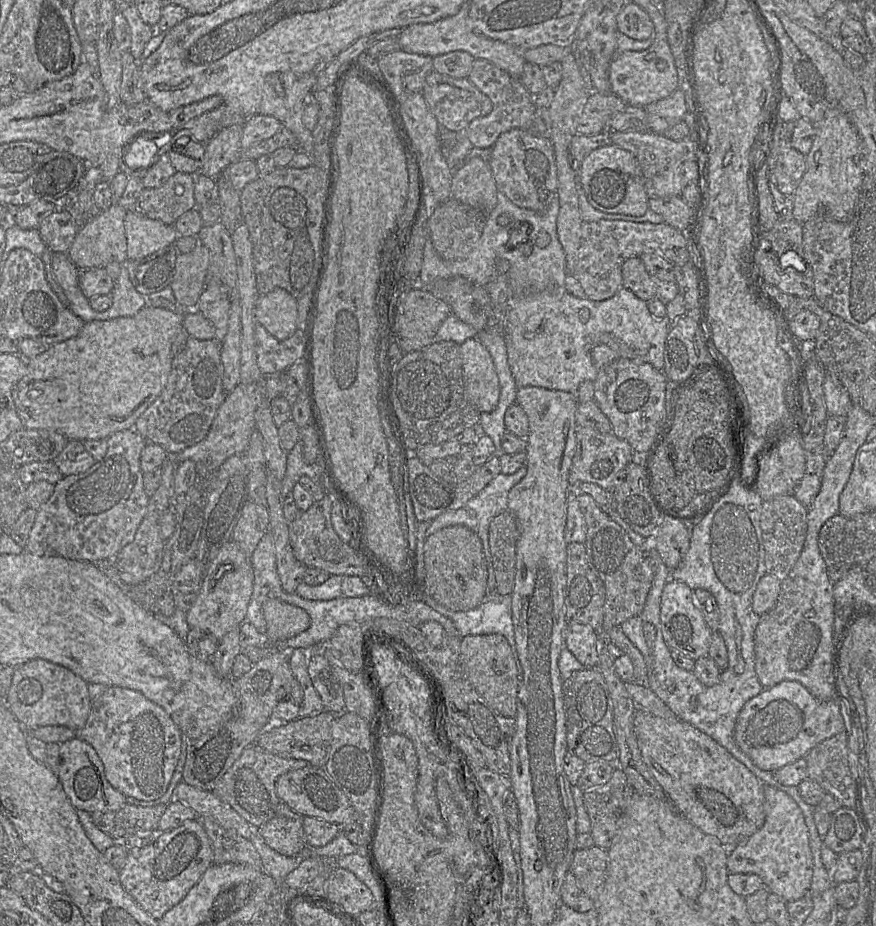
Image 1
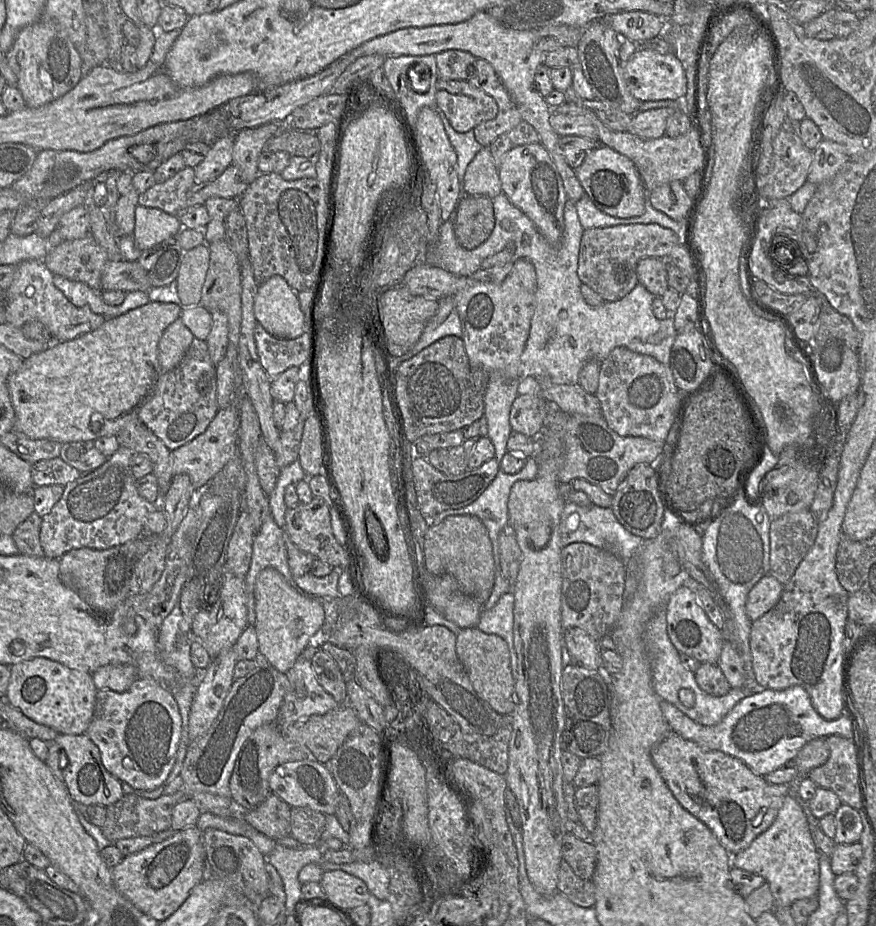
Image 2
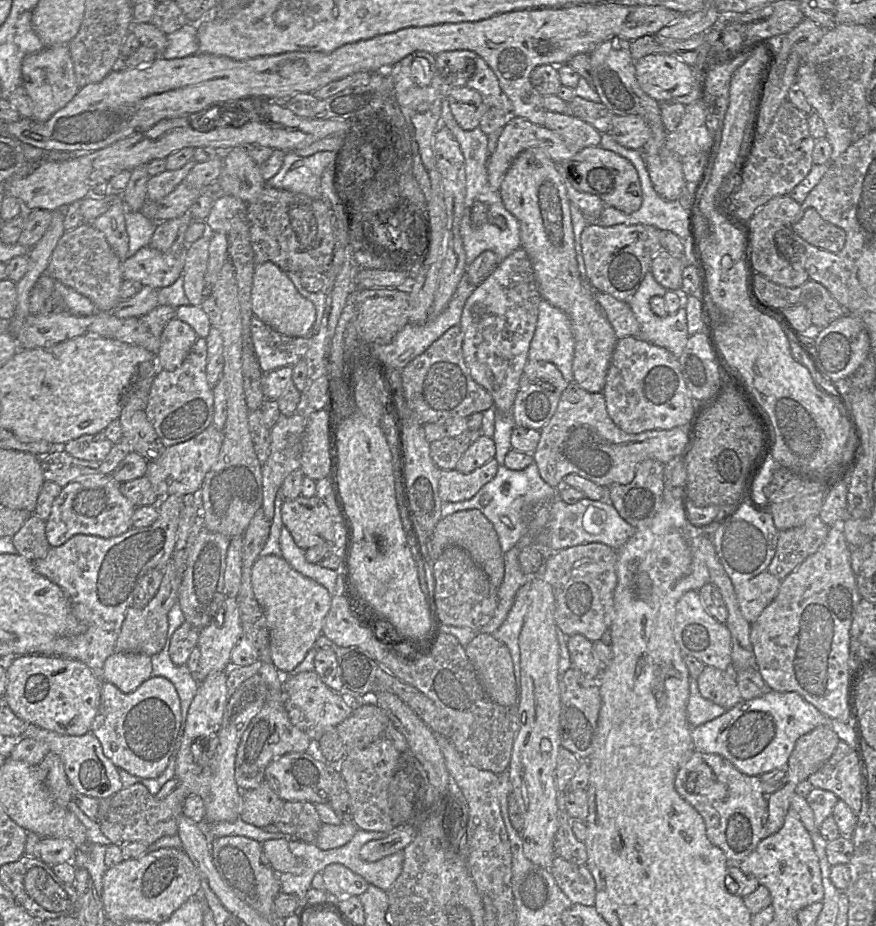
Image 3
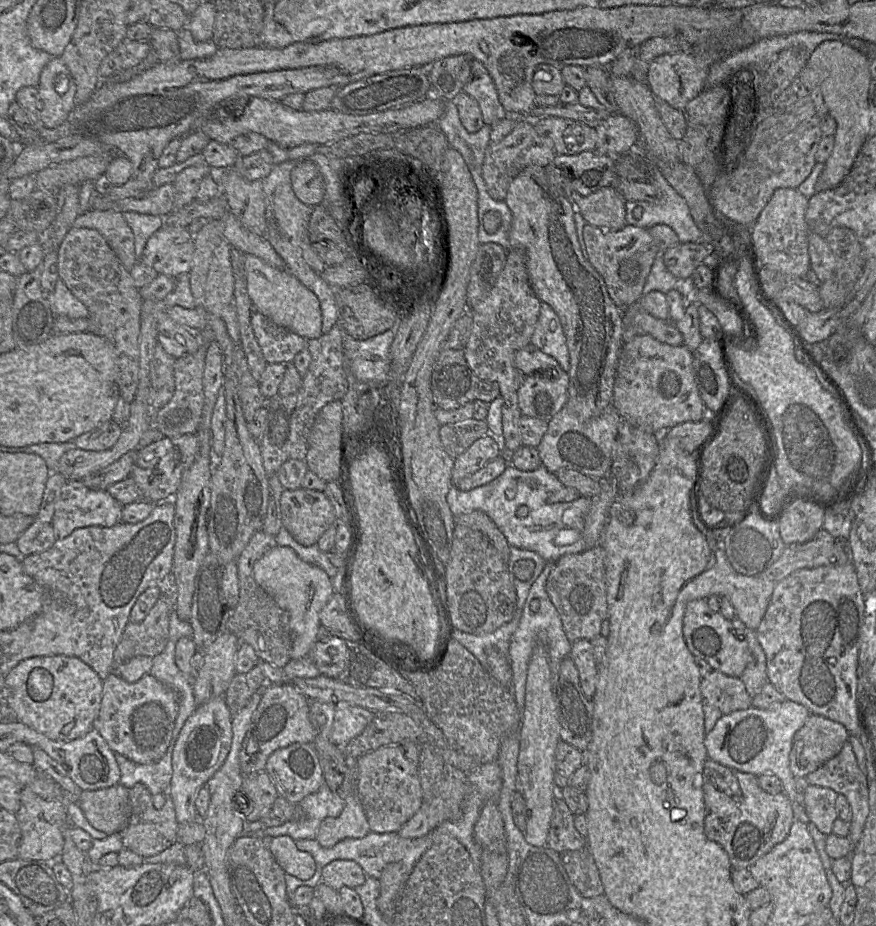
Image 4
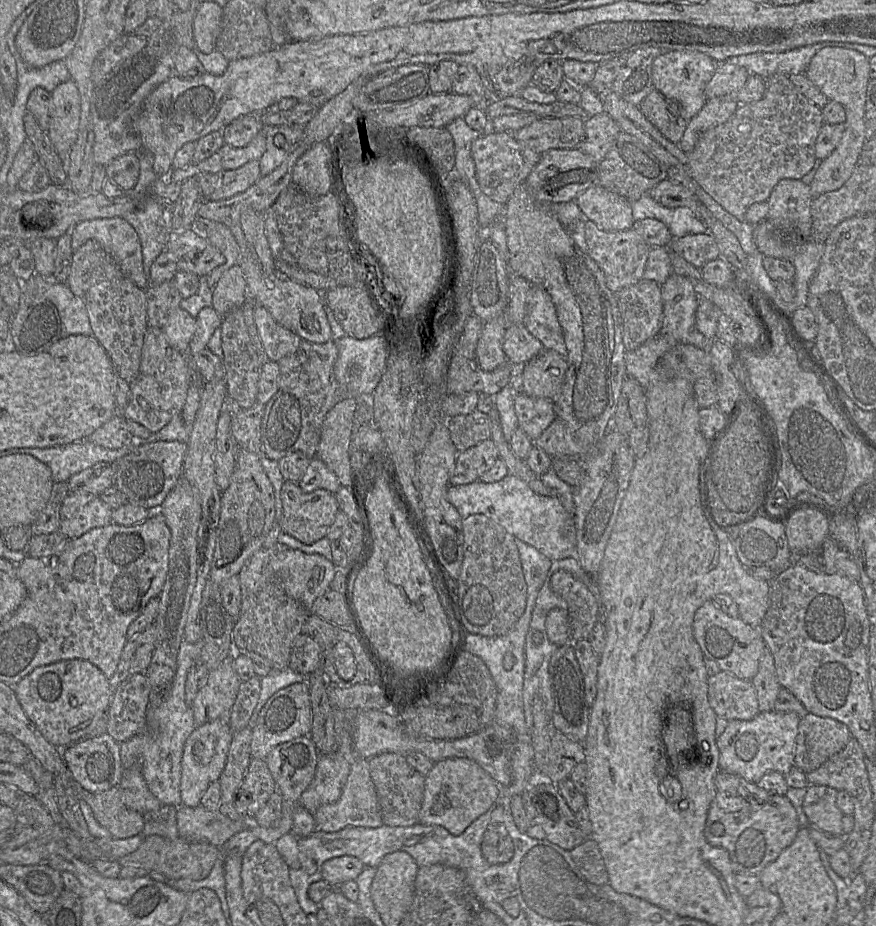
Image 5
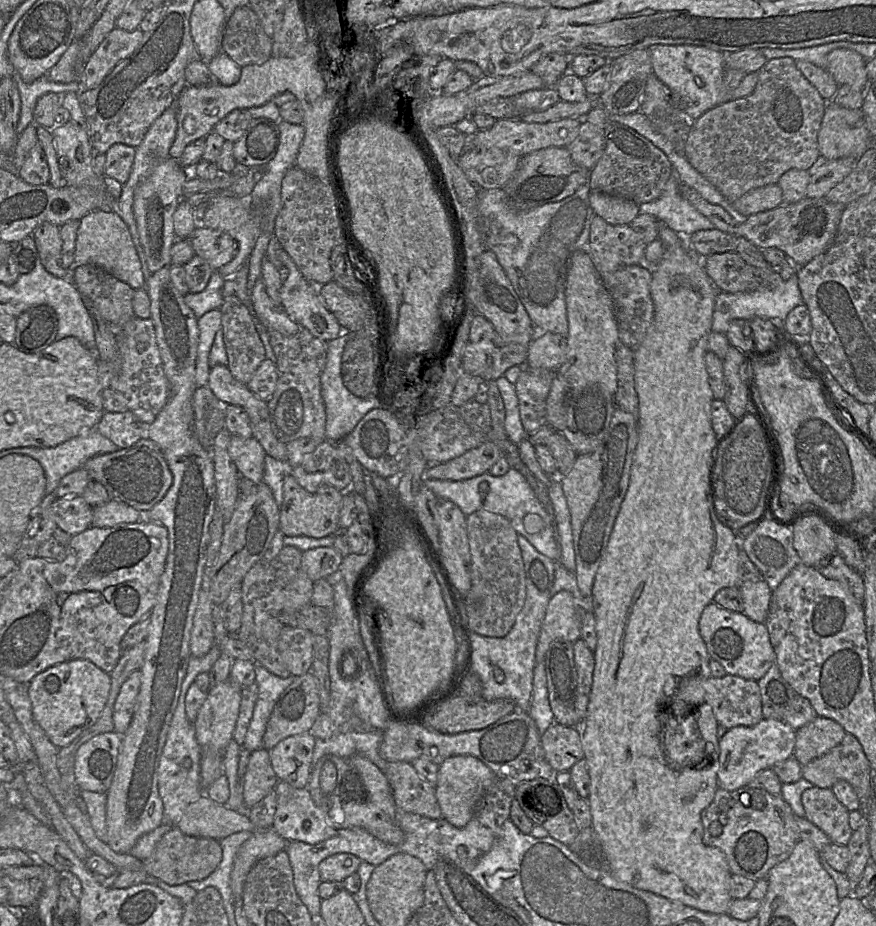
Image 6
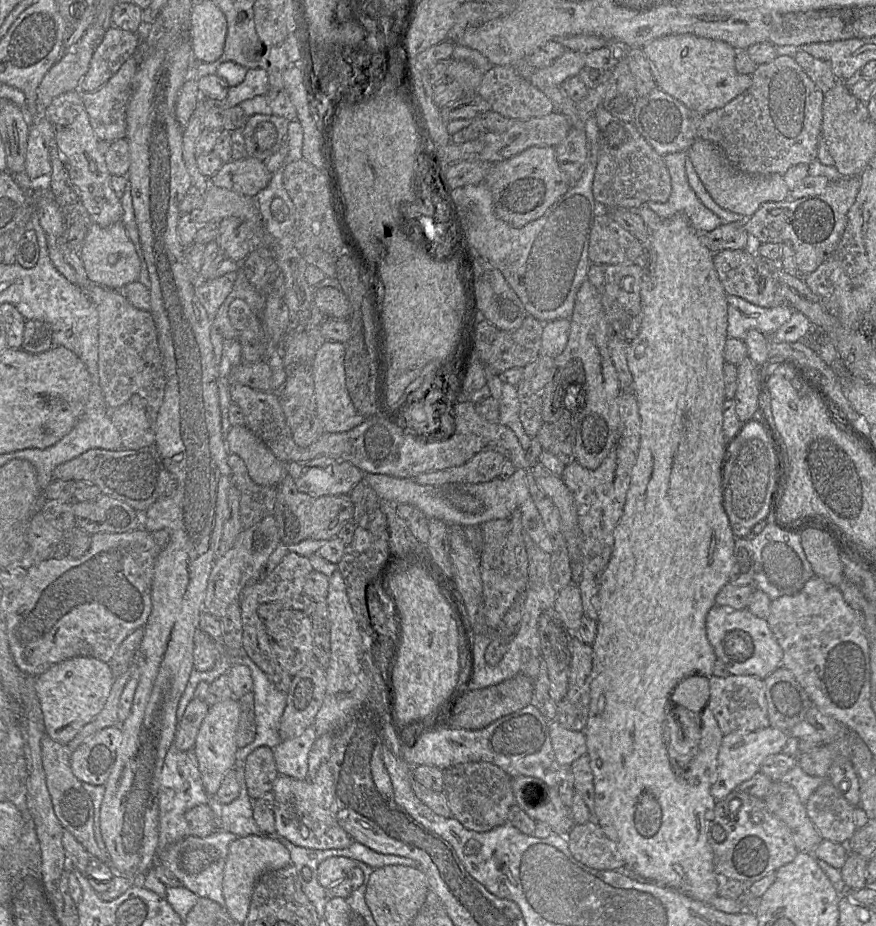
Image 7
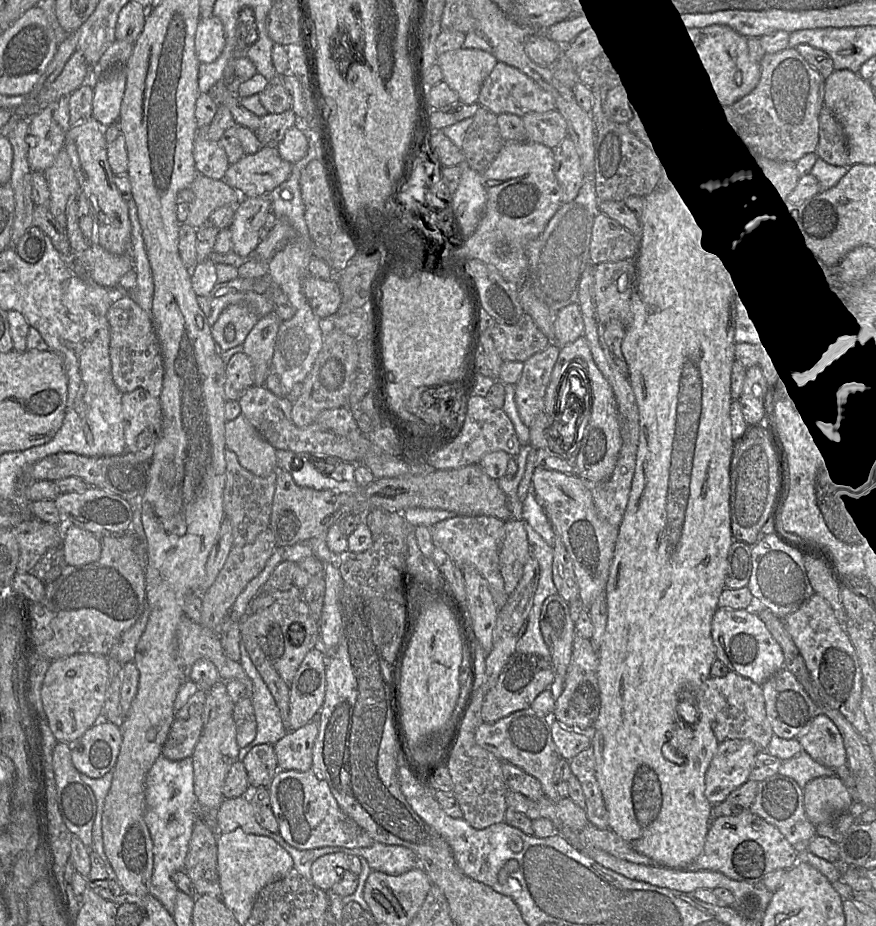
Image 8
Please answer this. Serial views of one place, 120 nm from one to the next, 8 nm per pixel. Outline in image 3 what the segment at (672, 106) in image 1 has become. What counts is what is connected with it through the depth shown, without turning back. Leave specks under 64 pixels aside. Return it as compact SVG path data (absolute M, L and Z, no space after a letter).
M638 115L615 116L608 134L625 148L641 150L650 137L650 130Z

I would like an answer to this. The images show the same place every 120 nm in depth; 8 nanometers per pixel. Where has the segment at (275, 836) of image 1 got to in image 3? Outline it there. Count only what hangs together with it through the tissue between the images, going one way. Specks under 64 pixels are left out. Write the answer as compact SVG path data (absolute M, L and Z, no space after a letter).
M264 780L257 788L243 792L240 819L263 828L273 824L284 801Z

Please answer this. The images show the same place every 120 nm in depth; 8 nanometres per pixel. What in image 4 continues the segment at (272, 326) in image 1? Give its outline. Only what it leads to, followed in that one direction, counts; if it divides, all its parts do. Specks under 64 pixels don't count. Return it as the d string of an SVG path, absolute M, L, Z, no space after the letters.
M245 254L247 291L252 305L270 321L306 340L322 335L322 314L315 294L287 270L274 268L261 259Z

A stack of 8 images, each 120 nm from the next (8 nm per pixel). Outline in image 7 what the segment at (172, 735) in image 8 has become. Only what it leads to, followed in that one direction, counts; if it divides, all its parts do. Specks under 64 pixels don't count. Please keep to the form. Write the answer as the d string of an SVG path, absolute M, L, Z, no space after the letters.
M193 698L187 705L179 720L173 745L180 751L191 750L194 747L200 725L209 710L204 700Z

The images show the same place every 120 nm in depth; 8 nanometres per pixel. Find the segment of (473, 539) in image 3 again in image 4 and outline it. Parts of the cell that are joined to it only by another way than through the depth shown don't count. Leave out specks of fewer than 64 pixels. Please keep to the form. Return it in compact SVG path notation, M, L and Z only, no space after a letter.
M475 510L469 513L456 515L454 516L454 522L456 525L464 525L482 532L498 550L502 559L508 564L510 558L510 545L506 537L486 513Z

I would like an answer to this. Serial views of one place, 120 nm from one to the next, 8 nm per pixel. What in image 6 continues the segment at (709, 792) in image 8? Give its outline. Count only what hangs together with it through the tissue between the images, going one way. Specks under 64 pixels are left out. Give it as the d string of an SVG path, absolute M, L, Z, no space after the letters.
M763 718L754 726L736 726L719 738L718 787L734 791L747 784L761 771L794 755L795 730L779 719Z

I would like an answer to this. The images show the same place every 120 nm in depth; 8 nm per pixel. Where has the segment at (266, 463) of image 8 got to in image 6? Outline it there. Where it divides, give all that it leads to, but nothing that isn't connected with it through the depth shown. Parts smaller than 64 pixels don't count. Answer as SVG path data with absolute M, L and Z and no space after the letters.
M232 435L229 442L229 454L241 477L254 483L262 482L266 453L254 437L243 438Z

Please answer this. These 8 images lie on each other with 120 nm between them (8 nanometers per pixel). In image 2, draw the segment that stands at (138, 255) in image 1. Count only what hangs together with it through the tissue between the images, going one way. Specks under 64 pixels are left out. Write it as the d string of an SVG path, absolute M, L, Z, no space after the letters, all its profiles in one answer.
M138 205L135 209L133 239L136 247L147 250L182 230L179 217L160 209Z

